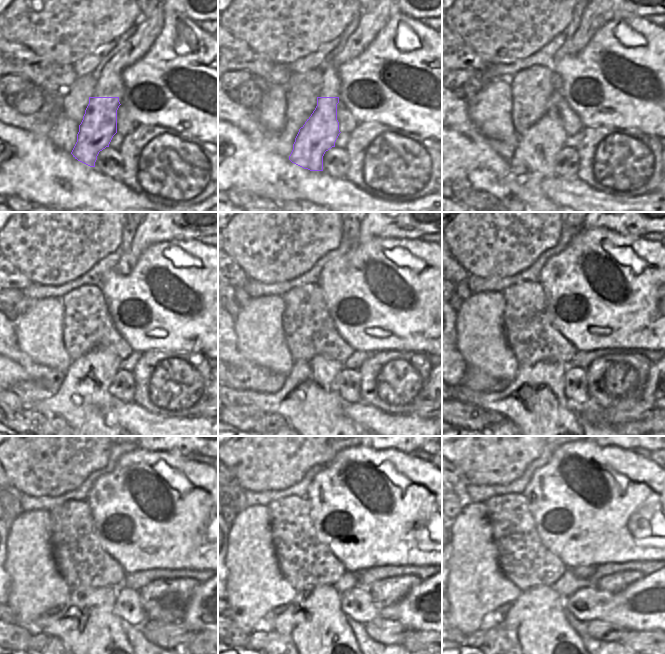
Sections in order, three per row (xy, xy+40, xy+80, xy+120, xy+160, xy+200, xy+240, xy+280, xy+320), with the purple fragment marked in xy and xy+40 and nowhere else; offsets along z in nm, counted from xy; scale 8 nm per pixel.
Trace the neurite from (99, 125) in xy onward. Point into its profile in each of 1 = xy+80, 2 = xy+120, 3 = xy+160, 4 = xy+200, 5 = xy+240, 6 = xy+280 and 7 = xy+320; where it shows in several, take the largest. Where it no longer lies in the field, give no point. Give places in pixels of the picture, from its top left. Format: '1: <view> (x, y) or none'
1: xy+80 (533, 160)
2: xy+120 (83, 399)
3: xy+160 (309, 400)
4: xy+200 (535, 400)
5: xy+240 (87, 623)
6: xy+280 (314, 620)
7: xy+320 (546, 638)

